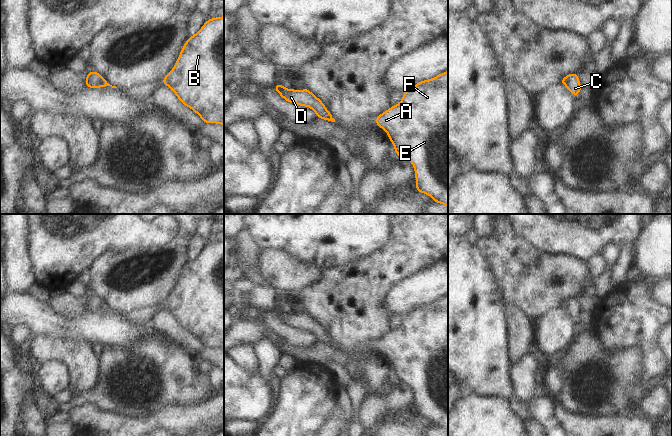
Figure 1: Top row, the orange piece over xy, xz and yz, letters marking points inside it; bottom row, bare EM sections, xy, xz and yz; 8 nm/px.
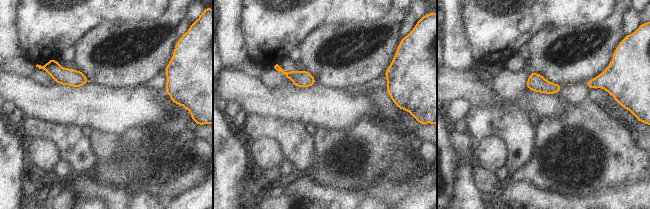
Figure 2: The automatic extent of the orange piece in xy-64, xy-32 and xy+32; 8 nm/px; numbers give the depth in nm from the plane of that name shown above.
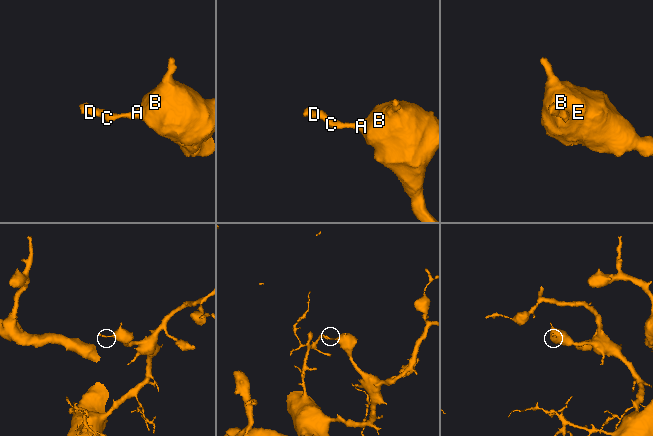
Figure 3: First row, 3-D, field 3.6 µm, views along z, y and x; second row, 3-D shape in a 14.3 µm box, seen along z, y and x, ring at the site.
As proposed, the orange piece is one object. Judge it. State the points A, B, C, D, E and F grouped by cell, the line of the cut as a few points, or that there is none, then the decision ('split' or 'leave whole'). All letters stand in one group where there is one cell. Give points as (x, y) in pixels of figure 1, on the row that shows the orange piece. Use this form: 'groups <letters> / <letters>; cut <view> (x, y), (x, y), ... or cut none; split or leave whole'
groups A B C D E F; cut none; leave whole

